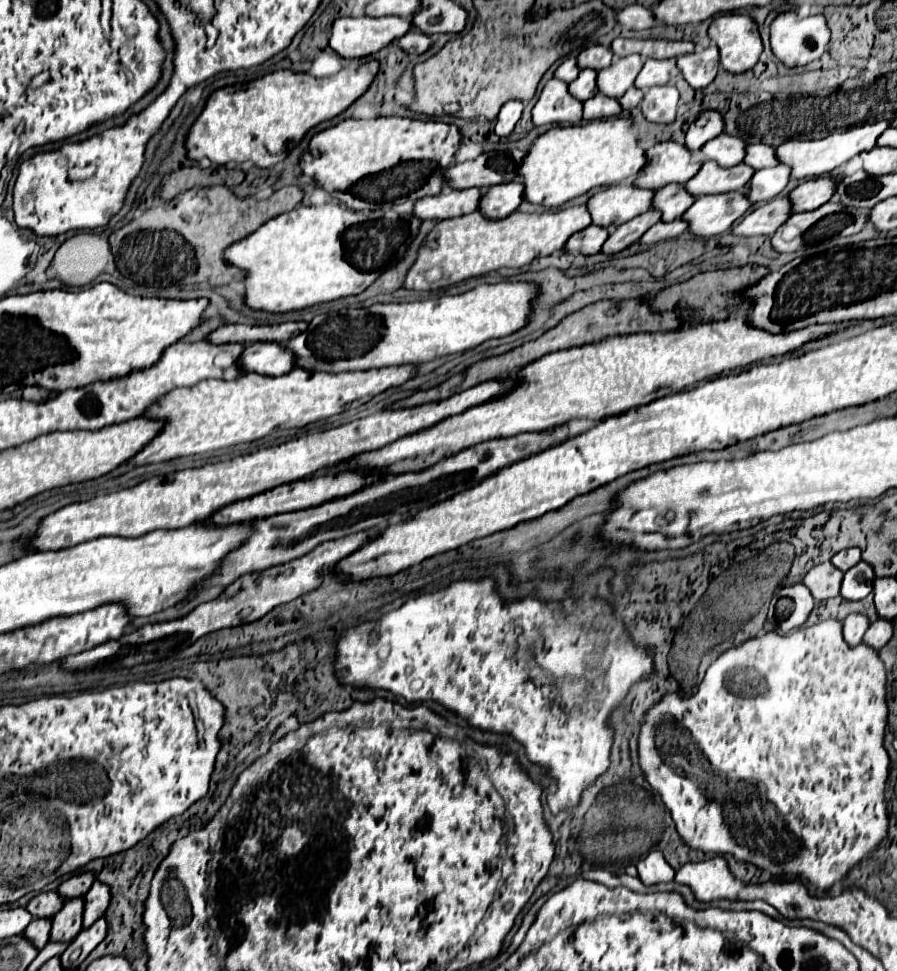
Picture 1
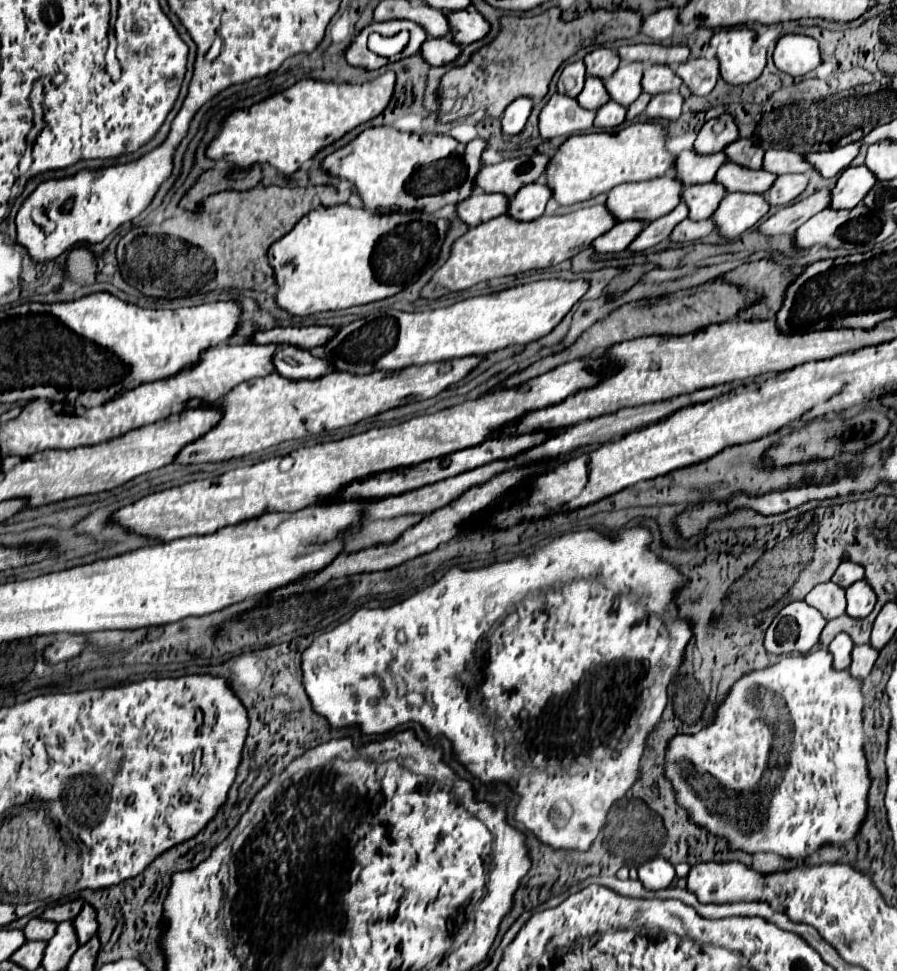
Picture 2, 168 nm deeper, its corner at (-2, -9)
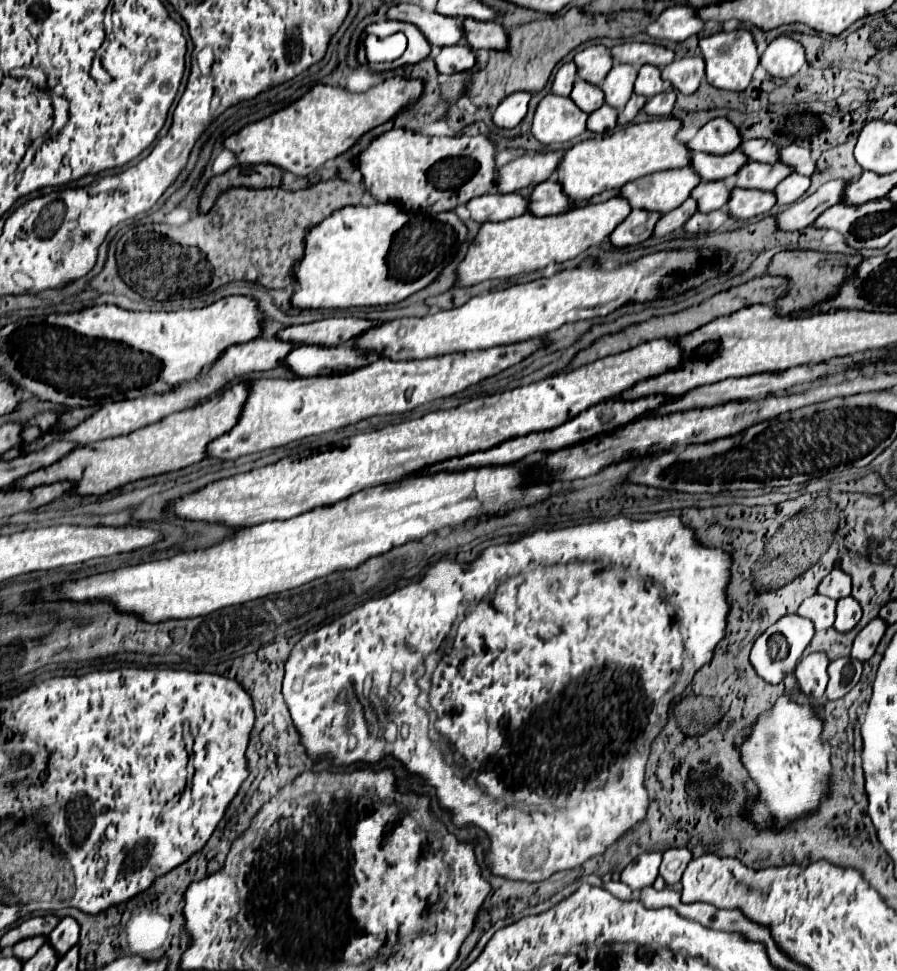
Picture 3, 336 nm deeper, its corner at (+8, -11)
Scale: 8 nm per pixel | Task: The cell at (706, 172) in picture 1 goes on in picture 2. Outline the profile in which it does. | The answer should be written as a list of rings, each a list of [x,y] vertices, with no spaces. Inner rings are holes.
[[[723,164],[715,176],[715,182],[723,184],[727,192],[757,192],[765,194],[773,182],[777,180],[777,174],[765,172],[765,170],[751,170],[739,164]]]

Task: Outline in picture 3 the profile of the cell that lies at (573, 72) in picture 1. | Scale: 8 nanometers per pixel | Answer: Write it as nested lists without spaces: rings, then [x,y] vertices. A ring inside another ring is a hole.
[[[567,62],[563,64],[557,74],[555,74],[555,80],[553,80],[553,86],[551,86],[551,92],[557,94],[557,96],[569,96],[571,88],[573,88],[573,82],[575,82],[575,62]]]

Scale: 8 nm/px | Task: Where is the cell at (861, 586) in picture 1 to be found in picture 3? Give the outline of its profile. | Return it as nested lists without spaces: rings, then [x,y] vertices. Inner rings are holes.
[[[847,596],[837,602],[837,618],[833,626],[839,632],[851,630],[859,620],[861,620],[861,604],[853,596]]]

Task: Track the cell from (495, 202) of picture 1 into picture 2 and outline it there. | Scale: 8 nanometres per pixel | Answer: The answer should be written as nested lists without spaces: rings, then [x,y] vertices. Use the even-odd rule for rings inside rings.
[[[541,182],[527,184],[525,188],[521,188],[521,192],[517,192],[517,196],[511,198],[507,214],[513,216],[515,220],[535,220],[545,212],[551,194],[553,192],[549,192],[547,184]]]

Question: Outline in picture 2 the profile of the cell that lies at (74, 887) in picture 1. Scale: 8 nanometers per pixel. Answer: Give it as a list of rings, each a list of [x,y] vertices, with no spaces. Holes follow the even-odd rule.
[[[71,900],[71,902],[65,902],[65,904],[57,904],[57,906],[47,908],[47,910],[41,914],[41,918],[43,918],[43,920],[49,920],[49,922],[55,922],[55,924],[65,922],[65,920],[73,920],[73,918],[79,914],[81,906],[83,906],[81,900]]]

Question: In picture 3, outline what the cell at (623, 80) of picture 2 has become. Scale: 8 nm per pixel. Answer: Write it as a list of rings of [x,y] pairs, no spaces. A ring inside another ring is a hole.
[[[615,62],[609,70],[607,78],[601,82],[601,90],[605,92],[605,102],[617,110],[621,110],[633,94],[633,82],[637,78],[637,68],[631,64]]]

